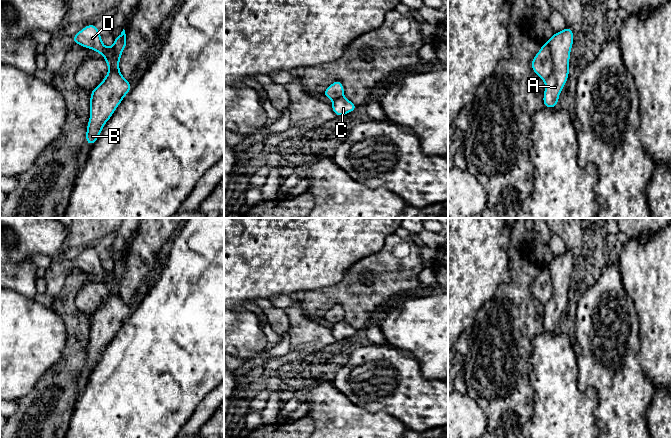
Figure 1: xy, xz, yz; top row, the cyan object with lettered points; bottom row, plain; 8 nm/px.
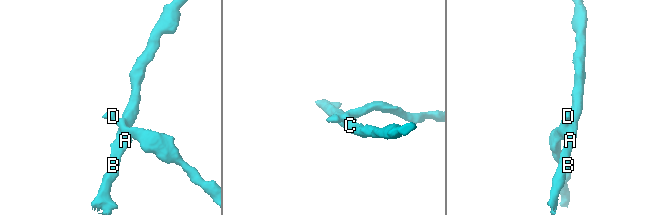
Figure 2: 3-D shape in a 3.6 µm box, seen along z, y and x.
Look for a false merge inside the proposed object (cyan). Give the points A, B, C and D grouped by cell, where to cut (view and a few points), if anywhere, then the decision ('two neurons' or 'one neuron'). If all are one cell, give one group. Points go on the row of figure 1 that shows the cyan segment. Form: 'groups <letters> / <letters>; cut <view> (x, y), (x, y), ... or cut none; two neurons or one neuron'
groups A B C / D; cut yz (548, 42), (551, 72), (544, 81); two neurons

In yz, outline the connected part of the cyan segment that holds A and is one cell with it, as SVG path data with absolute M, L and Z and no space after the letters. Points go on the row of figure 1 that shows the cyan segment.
M566 26L564 30L553 33L548 41L552 57L552 70L544 81L544 107L555 108L558 105L558 98L569 77L569 61L573 40L574 33Z

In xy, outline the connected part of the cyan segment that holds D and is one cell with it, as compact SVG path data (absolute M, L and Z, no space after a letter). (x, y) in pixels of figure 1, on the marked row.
M93 24L85 26L73 36L71 40L81 47L93 49L97 53L103 55L109 69L119 69L119 59L116 57L114 45L110 48L104 46L97 26Z

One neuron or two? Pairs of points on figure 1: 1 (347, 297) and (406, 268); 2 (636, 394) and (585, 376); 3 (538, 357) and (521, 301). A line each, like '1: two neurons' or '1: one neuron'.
1: one neuron
2: one neuron
3: two neurons

